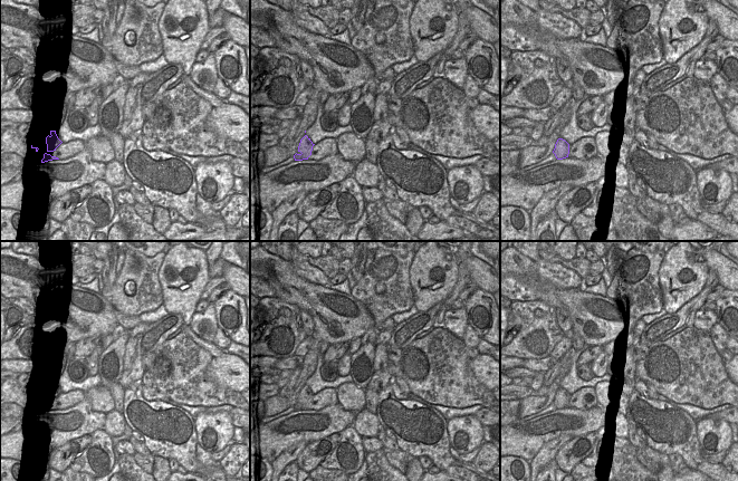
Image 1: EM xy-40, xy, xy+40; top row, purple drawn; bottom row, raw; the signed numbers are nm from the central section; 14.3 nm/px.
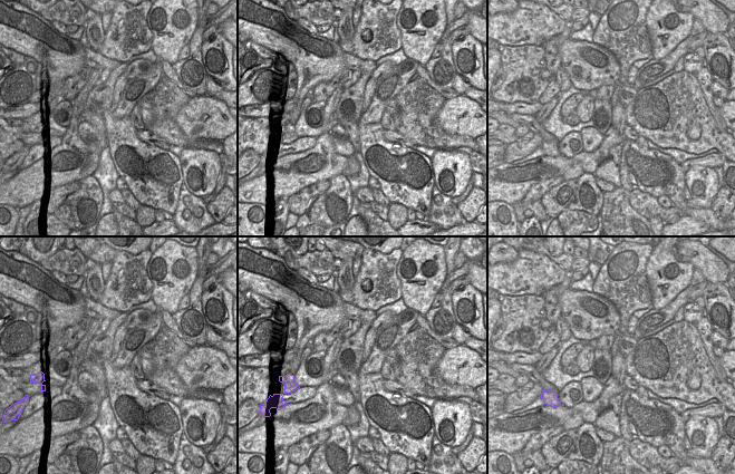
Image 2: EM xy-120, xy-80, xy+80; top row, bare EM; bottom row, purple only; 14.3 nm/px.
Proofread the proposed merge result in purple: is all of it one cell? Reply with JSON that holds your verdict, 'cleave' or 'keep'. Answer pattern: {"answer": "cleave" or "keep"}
{"answer": "cleave"}

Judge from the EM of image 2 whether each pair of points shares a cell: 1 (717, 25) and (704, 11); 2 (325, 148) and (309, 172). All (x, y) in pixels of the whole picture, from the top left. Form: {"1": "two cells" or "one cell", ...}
{"1": "one cell", "2": "one cell"}

